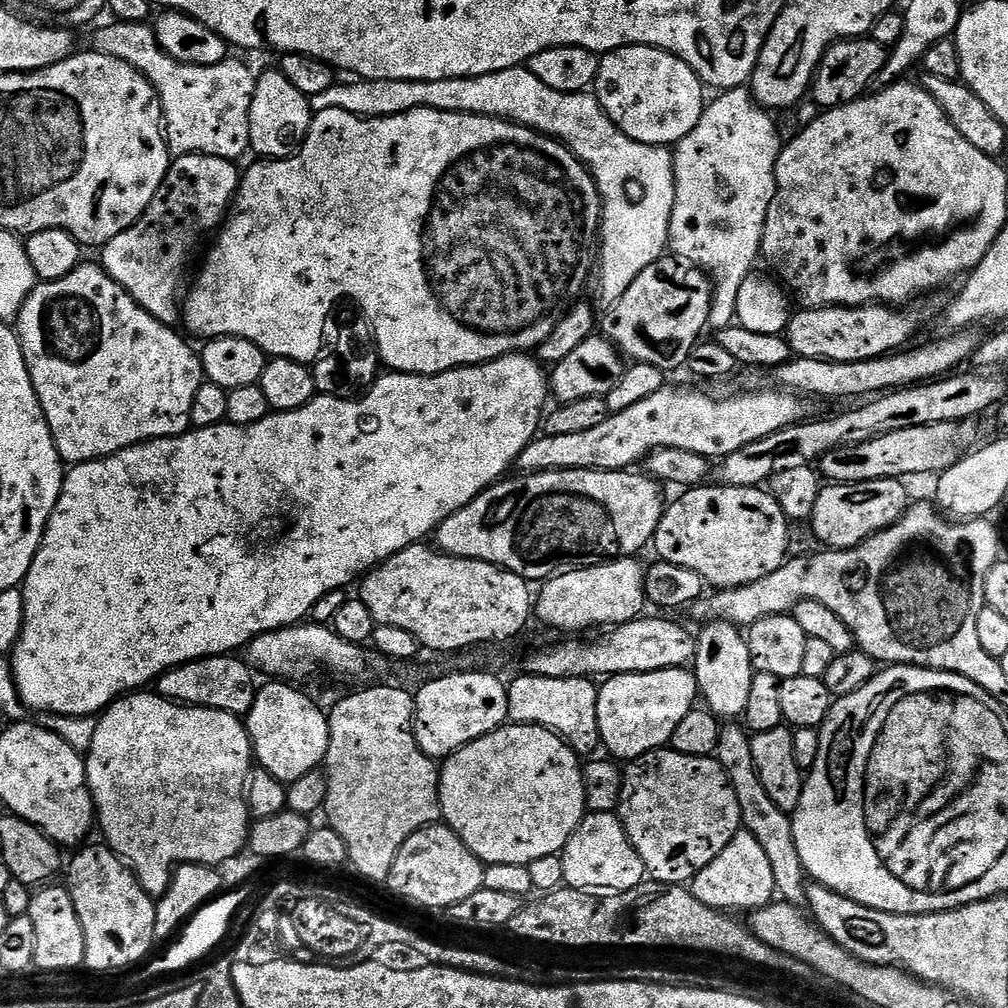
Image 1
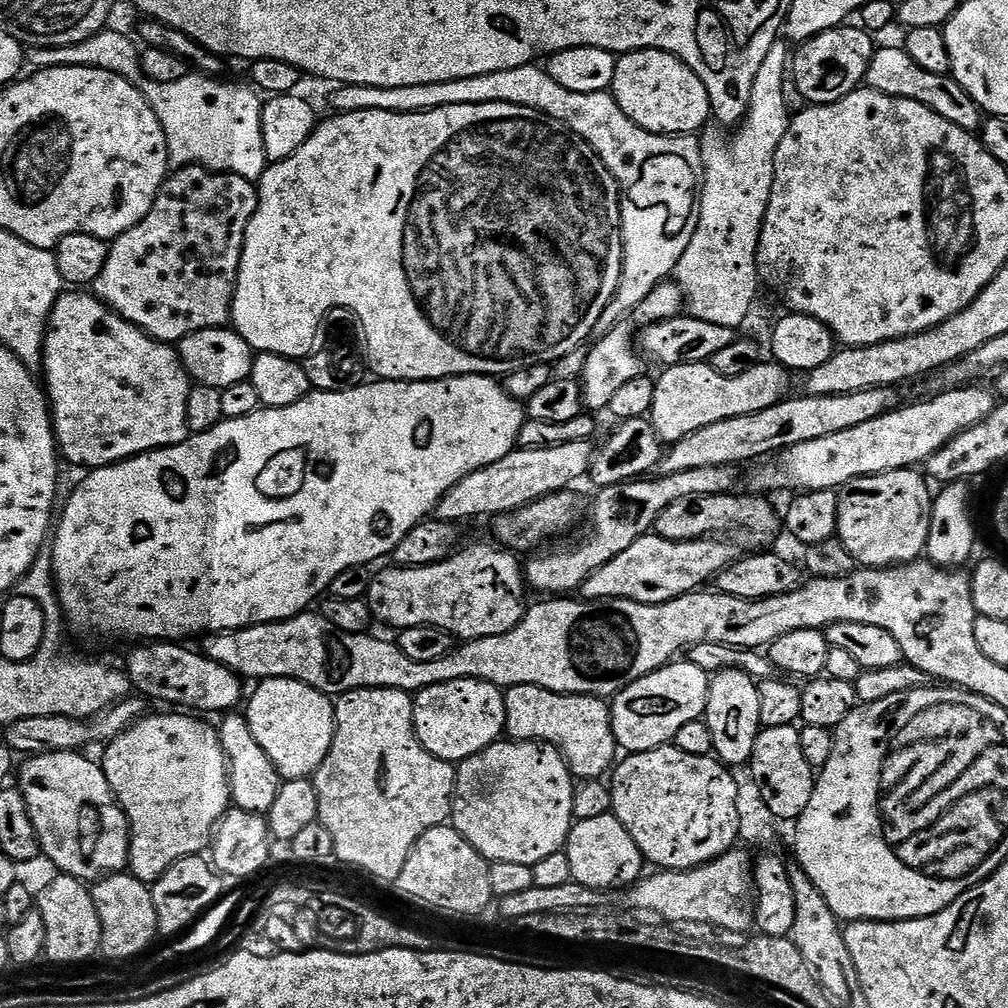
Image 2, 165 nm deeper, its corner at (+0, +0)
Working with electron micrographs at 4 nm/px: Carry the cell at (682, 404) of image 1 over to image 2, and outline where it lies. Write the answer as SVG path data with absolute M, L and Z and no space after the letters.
M592 440L566 442L566 446L550 446L546 450L522 450L506 454L494 466L486 466L458 482L438 502L434 516L445 524L459 525L460 520L476 520L479 516L499 518L533 504L543 496L571 489L575 480L584 480L592 467Z

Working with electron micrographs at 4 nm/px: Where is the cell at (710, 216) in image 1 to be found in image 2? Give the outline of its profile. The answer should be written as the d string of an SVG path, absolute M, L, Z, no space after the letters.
M784 42L770 46L770 54L766 54L766 59L758 70L758 78L754 78L748 113L735 129L736 137L724 140L720 132L705 131L700 140L699 167L702 169L702 183L698 188L696 232L690 238L690 246L686 246L686 254L682 254L678 262L674 280L684 294L687 315L702 322L714 322L714 326L739 329L740 323L751 314L752 303L756 300L756 251L774 186L774 154L778 154L778 142L782 142L790 119L788 100L784 97L786 69L790 64L790 48L788 52L787 46L789 47Z

